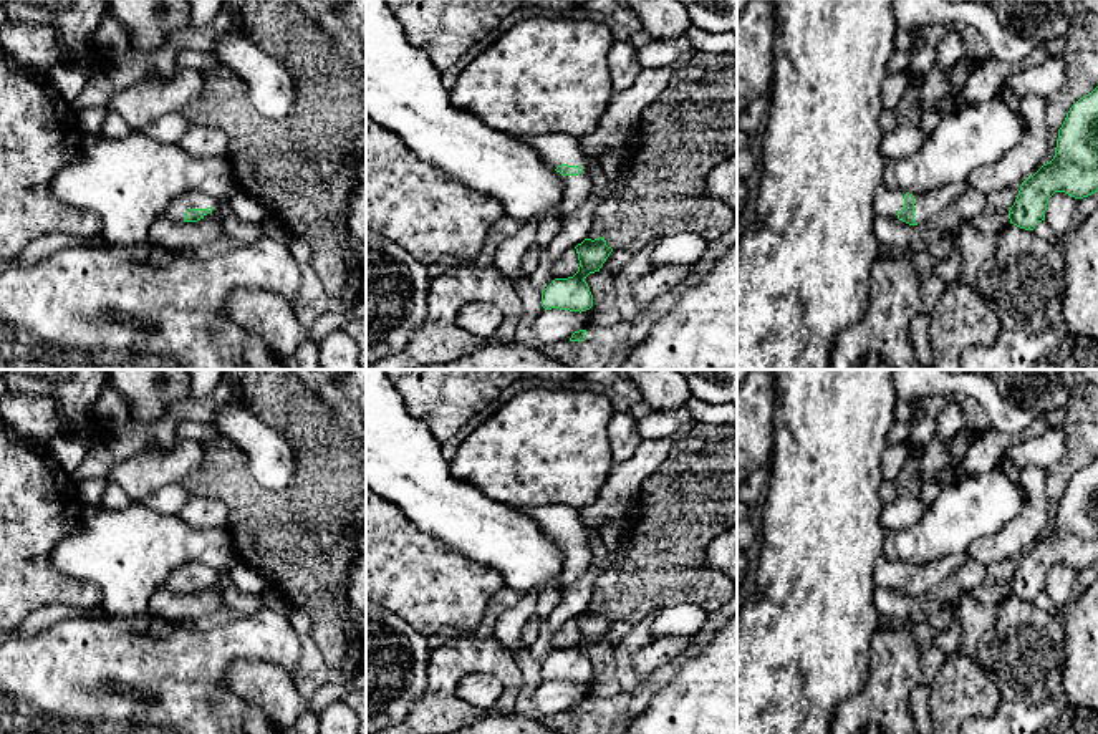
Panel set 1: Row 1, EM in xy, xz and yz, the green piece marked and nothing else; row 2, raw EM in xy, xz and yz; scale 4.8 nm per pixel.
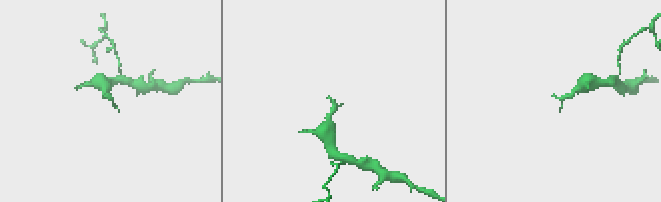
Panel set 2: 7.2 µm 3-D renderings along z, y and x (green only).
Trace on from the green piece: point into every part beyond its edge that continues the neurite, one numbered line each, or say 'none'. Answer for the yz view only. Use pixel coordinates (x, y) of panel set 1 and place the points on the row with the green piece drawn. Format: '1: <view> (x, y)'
1: yz (928, 204)

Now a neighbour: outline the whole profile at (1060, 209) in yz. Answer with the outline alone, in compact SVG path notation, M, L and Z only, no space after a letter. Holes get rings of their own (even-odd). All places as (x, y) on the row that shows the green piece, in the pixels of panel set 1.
M1055 192L1047 204L1045 222L1050 225L1055 234L1055 244L1062 244L1063 239L1070 234L1070 224L1076 212L1075 197L1065 192Z

